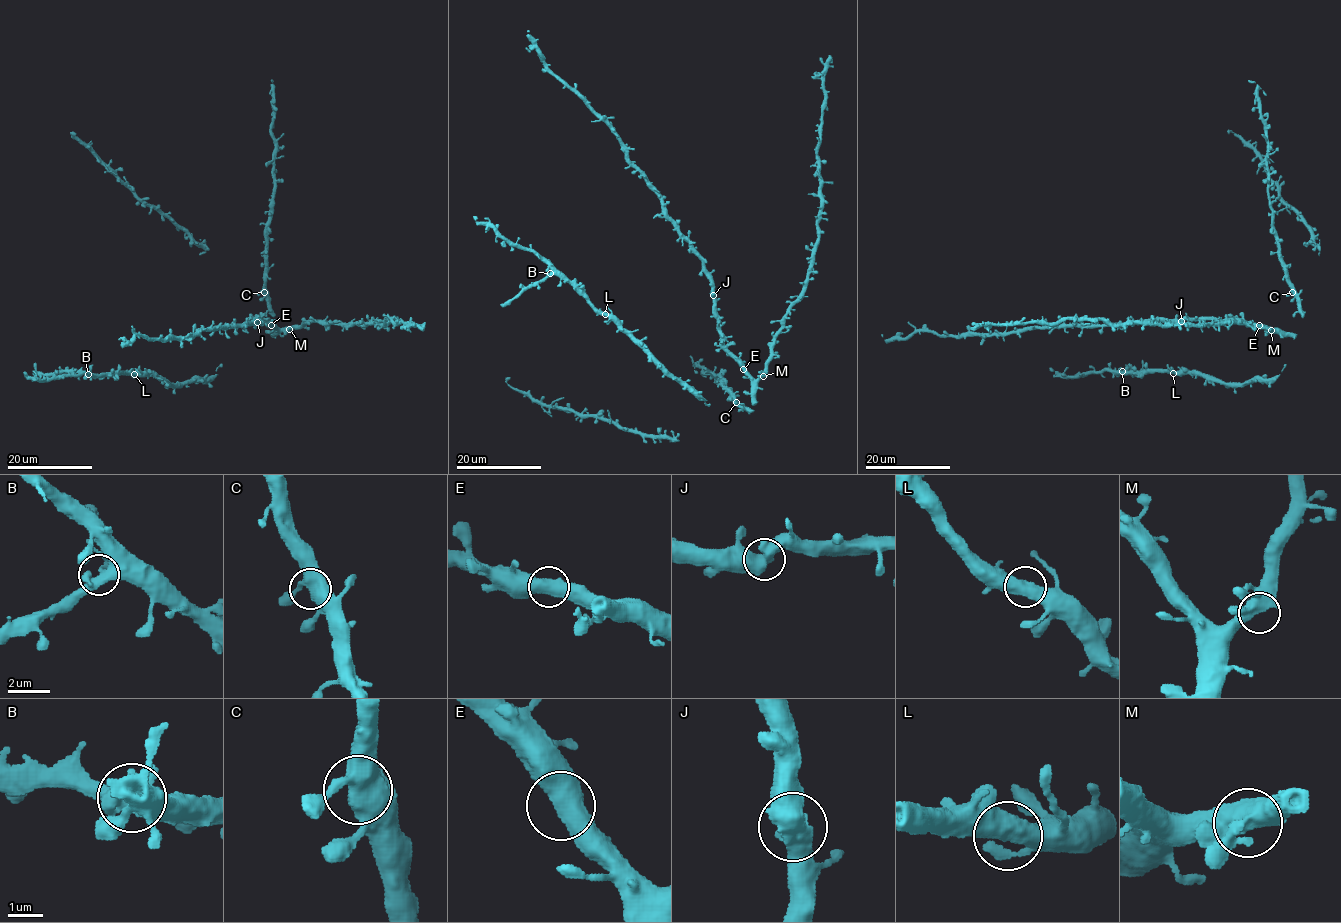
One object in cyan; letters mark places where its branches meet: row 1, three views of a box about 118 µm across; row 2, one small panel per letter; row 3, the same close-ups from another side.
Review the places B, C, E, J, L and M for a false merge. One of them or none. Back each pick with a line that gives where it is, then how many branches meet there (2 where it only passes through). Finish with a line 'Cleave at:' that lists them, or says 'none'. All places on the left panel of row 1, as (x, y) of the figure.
Cleave at: none

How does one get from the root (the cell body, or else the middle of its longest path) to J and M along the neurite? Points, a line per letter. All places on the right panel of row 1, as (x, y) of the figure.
J: (1253, 326), (1242, 321), (1215, 319), (1181, 321)
M: (1253, 326), (1267, 327), (1271, 330)

